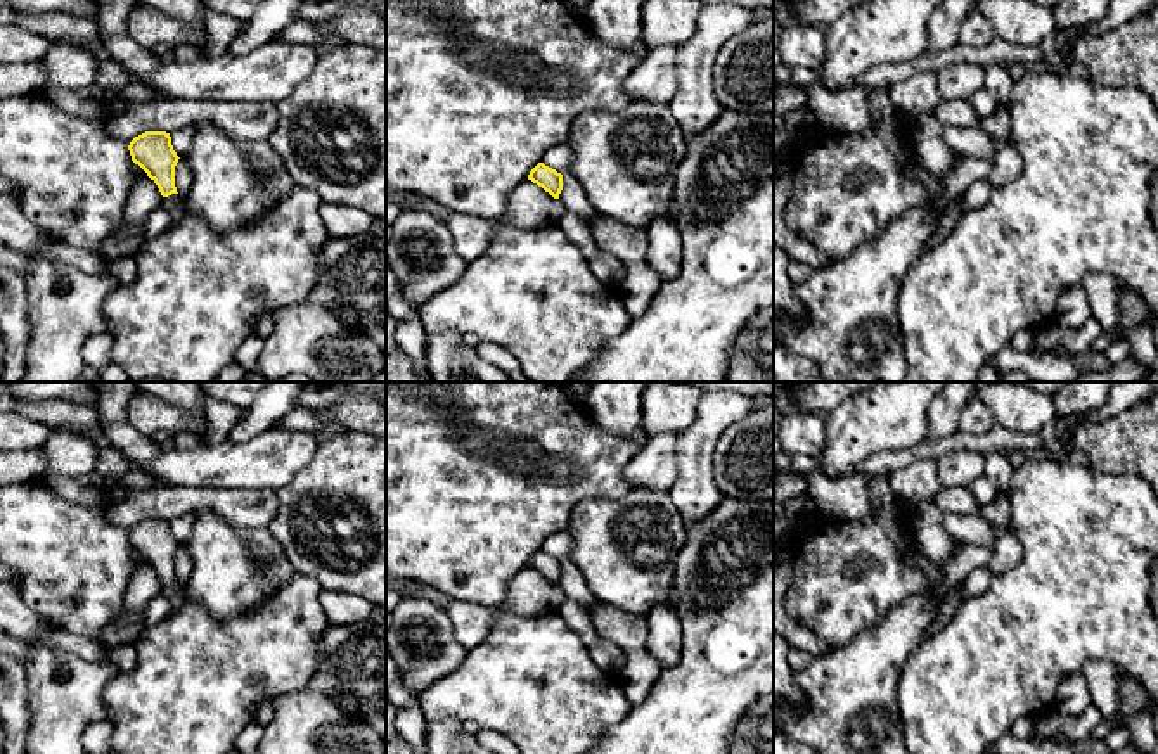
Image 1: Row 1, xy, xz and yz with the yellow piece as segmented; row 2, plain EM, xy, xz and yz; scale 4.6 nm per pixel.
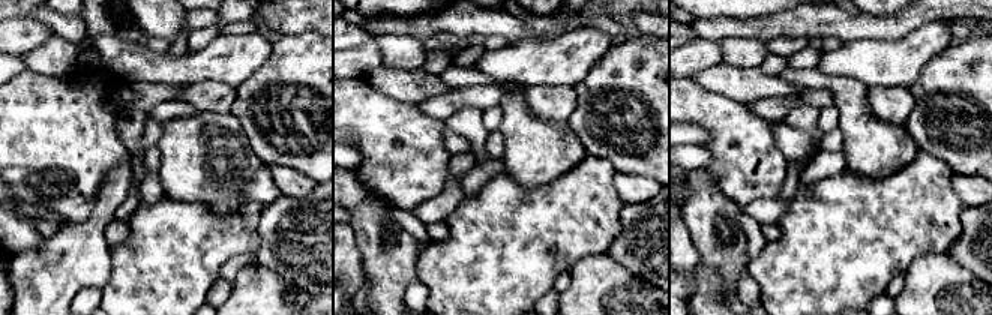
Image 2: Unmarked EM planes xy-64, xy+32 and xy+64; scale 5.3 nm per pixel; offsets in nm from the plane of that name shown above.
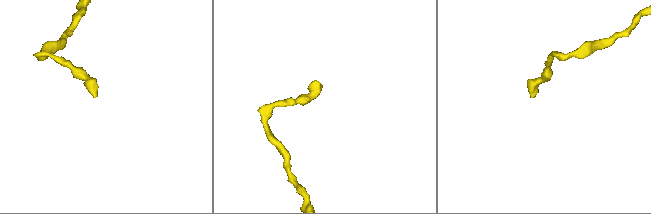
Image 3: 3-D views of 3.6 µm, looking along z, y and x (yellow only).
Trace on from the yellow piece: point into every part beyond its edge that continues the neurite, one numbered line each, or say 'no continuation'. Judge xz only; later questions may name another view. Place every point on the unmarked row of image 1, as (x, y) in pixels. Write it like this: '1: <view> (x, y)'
no continuation

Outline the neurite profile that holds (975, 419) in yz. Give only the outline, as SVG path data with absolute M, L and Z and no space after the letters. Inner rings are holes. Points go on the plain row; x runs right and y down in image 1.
M975 396L959 415L959 432L983 434L994 427L995 420L987 405Z

